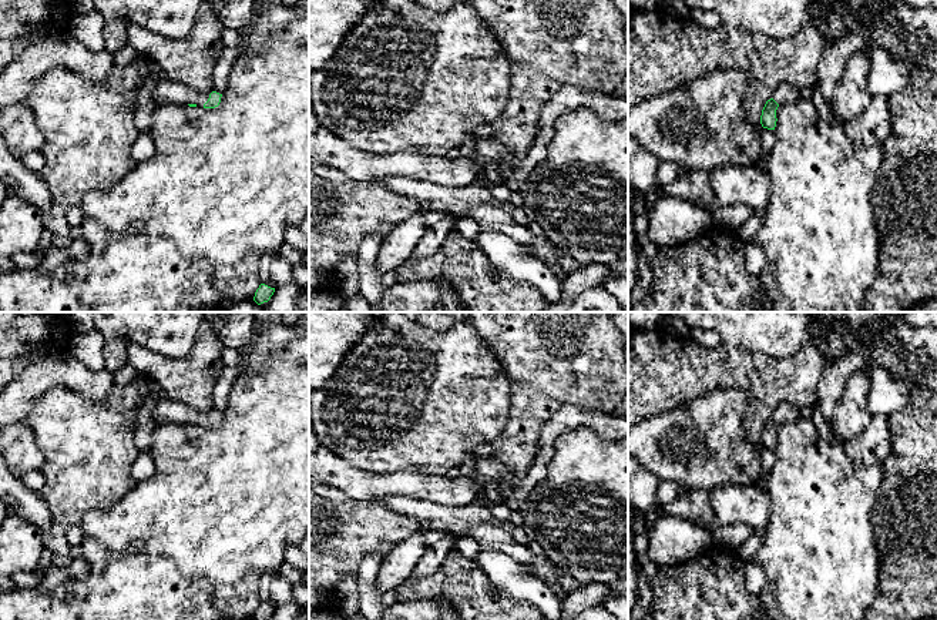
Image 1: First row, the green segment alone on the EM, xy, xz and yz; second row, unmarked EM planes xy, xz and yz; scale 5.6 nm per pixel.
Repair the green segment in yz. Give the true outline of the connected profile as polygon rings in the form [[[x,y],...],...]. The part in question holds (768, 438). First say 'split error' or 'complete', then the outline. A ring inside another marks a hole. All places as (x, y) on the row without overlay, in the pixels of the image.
split error; [[[782,403],[773,412],[772,418],[766,420],[762,435],[760,443],[763,448],[775,449],[776,446],[776,429],[782,423],[795,422],[800,418],[800,409],[792,403]]]

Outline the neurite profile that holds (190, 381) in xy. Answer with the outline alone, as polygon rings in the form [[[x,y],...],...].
[[[201,321],[194,346],[182,359],[169,359],[144,346],[128,343],[128,363],[159,385],[171,401],[212,412],[212,388],[222,369],[222,341]]]

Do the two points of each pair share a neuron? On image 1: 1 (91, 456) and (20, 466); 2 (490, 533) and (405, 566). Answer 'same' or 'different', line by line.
1: different
2: different

